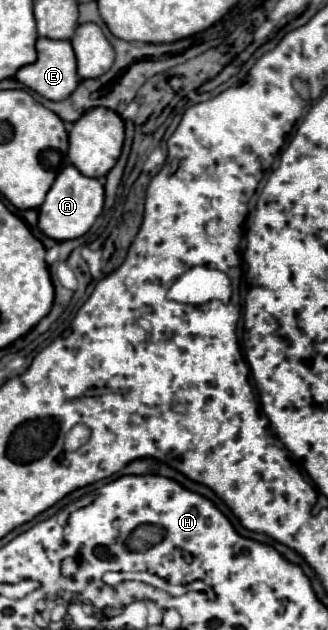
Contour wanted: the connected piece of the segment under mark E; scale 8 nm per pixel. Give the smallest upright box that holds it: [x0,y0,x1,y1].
[17,39,79,101]

